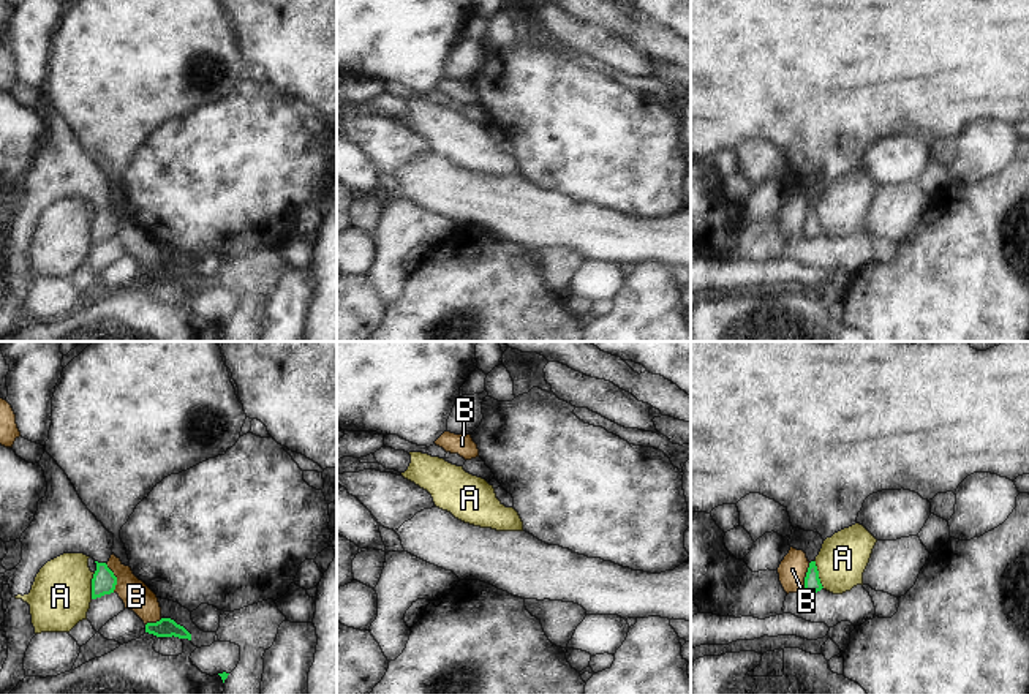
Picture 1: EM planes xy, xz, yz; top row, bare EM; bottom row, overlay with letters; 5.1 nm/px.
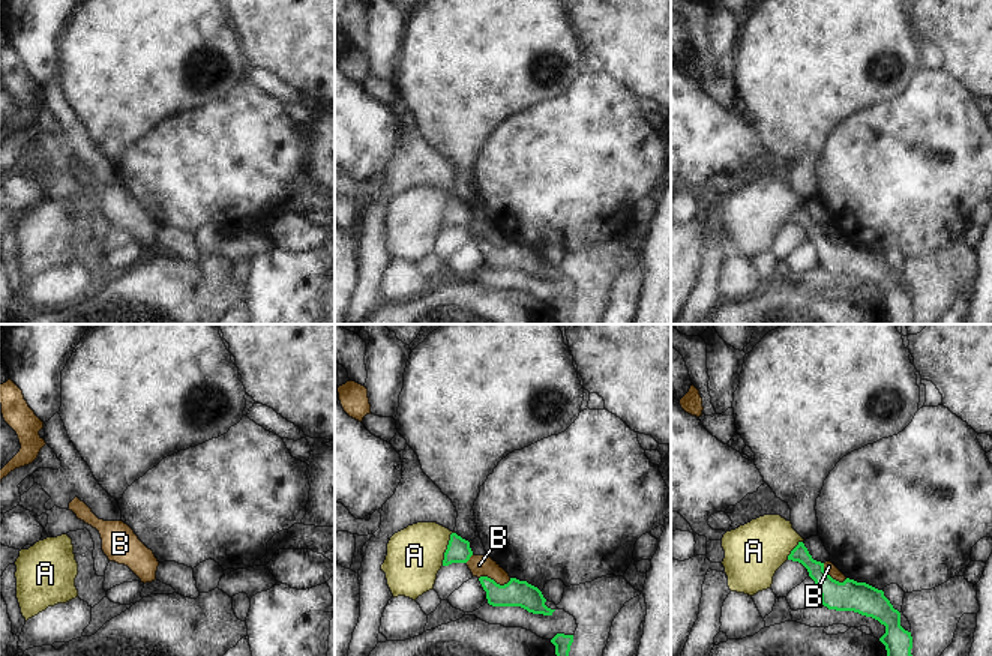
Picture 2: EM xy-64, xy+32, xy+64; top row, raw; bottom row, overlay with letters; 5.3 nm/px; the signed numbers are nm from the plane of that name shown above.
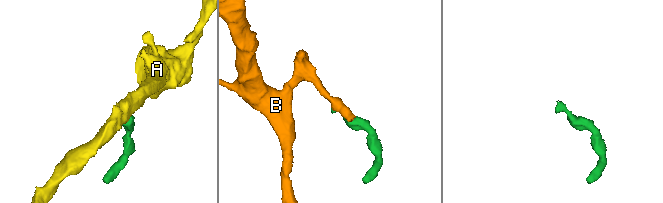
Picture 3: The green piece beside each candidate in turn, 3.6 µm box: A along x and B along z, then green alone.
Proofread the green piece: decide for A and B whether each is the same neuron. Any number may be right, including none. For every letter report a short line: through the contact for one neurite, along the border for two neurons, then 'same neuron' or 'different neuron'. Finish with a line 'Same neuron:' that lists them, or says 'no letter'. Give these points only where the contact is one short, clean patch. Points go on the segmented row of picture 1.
A: line yz (814, 560), (819, 582), (824, 587); different neuron
B: line xy (105, 563), (116, 577), (114, 592); different neuron
Same neuron: no letter

